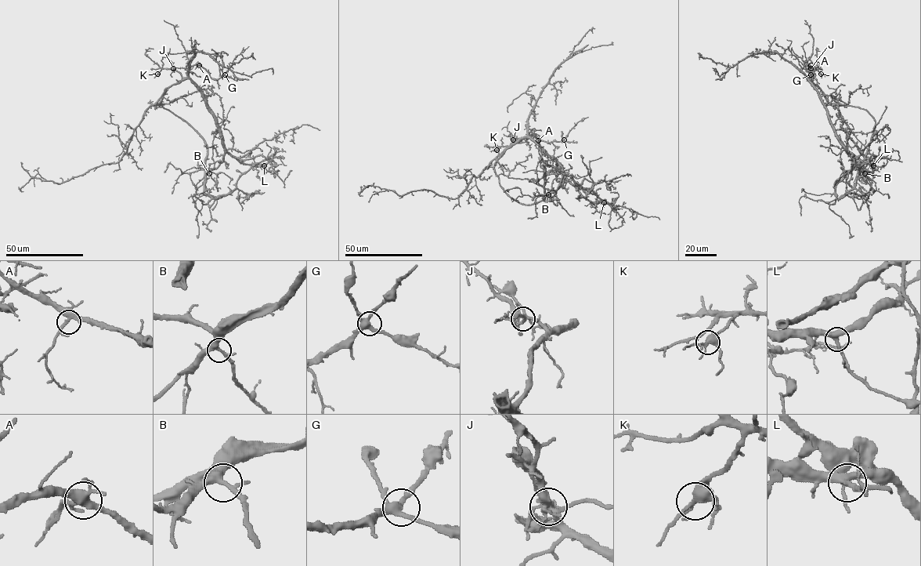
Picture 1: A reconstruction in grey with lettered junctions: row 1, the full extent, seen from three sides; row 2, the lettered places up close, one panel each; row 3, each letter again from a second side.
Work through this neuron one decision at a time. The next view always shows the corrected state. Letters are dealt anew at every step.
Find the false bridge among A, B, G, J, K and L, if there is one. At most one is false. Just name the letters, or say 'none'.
J

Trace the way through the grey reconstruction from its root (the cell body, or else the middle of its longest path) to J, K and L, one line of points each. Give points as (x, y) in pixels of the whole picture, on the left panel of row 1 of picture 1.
J: (160, 106), (154, 105), (160, 101), (164, 92), (182, 79), (181, 74), (174, 67)
K: (160, 106), (154, 105), (160, 101), (165, 90), (182, 77), (179, 72), (169, 68), (162, 68), (157, 74)
L: (160, 106), (203, 139), (206, 172), (214, 162), (214, 148), (218, 156), (230, 153), (244, 164), (264, 165)

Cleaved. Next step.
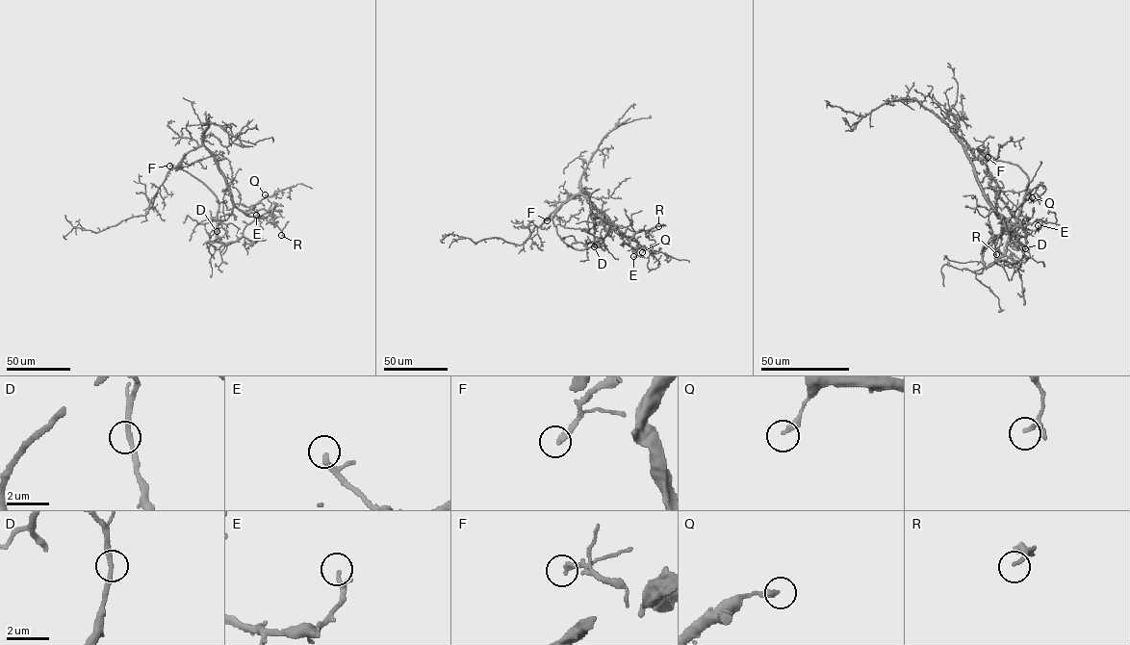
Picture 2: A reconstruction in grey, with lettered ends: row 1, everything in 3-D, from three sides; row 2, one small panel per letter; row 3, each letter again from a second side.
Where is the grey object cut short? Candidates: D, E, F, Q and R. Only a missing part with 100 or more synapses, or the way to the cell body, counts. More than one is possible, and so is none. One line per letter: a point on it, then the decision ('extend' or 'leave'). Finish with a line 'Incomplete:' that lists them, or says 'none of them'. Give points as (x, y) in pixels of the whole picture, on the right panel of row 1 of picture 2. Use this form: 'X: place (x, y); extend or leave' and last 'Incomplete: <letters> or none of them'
D: place (1025, 248); leave
E: place (1038, 225); leave
F: place (988, 157); leave
Q: place (1032, 197); leave
R: place (996, 254); leave
Incomplete: none of them

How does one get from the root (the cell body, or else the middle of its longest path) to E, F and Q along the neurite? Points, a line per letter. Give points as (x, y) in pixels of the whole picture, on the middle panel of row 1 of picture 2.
E: (557, 231), (566, 243), (584, 249), (596, 244), (594, 227), (601, 220), (631, 247), (636, 253), (633, 256)
F: (557, 231), (552, 219), (553, 212), (547, 220)
Q: (557, 231), (566, 243), (584, 249), (596, 244), (594, 227), (601, 220), (605, 227), (636, 242), (642, 252)

